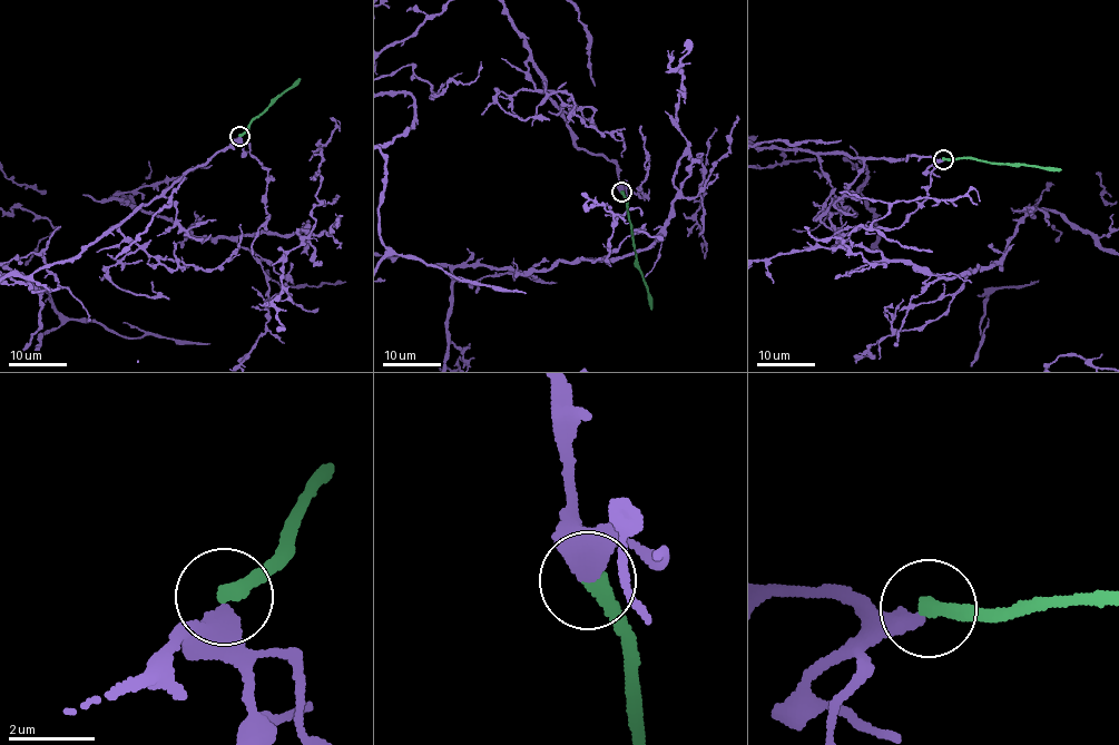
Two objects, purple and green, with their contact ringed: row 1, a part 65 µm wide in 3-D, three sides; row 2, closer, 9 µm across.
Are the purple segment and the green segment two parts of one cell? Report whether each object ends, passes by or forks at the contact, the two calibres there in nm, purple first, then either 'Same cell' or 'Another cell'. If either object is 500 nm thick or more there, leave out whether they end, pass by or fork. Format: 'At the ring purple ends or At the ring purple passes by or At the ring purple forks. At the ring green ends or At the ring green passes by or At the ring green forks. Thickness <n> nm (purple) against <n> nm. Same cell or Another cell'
At the ring purple ends. At the ring green ends. Thickness 440 nm (purple) against 360 nm. Another cell

